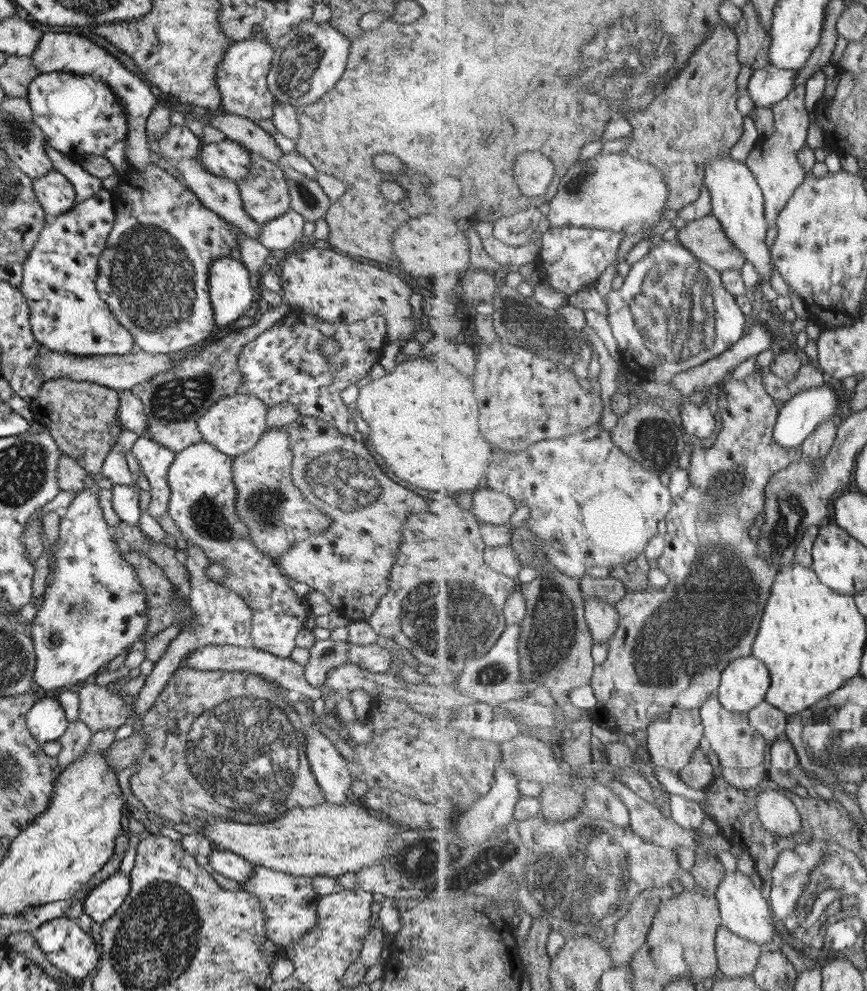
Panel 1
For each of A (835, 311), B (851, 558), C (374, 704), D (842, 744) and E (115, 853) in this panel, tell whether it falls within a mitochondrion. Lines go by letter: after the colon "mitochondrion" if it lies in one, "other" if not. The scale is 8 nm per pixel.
A: other
B: other
C: other
D: mitochondrion
E: other

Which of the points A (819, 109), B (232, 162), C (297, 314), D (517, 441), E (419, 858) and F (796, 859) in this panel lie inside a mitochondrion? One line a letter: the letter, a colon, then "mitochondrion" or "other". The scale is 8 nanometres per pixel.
A: other
B: other
C: other
D: mitochondrion
E: mitochondrion
F: other

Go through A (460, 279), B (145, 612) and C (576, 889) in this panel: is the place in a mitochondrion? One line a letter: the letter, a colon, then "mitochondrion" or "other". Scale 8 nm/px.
A: other
B: other
C: mitochondrion

